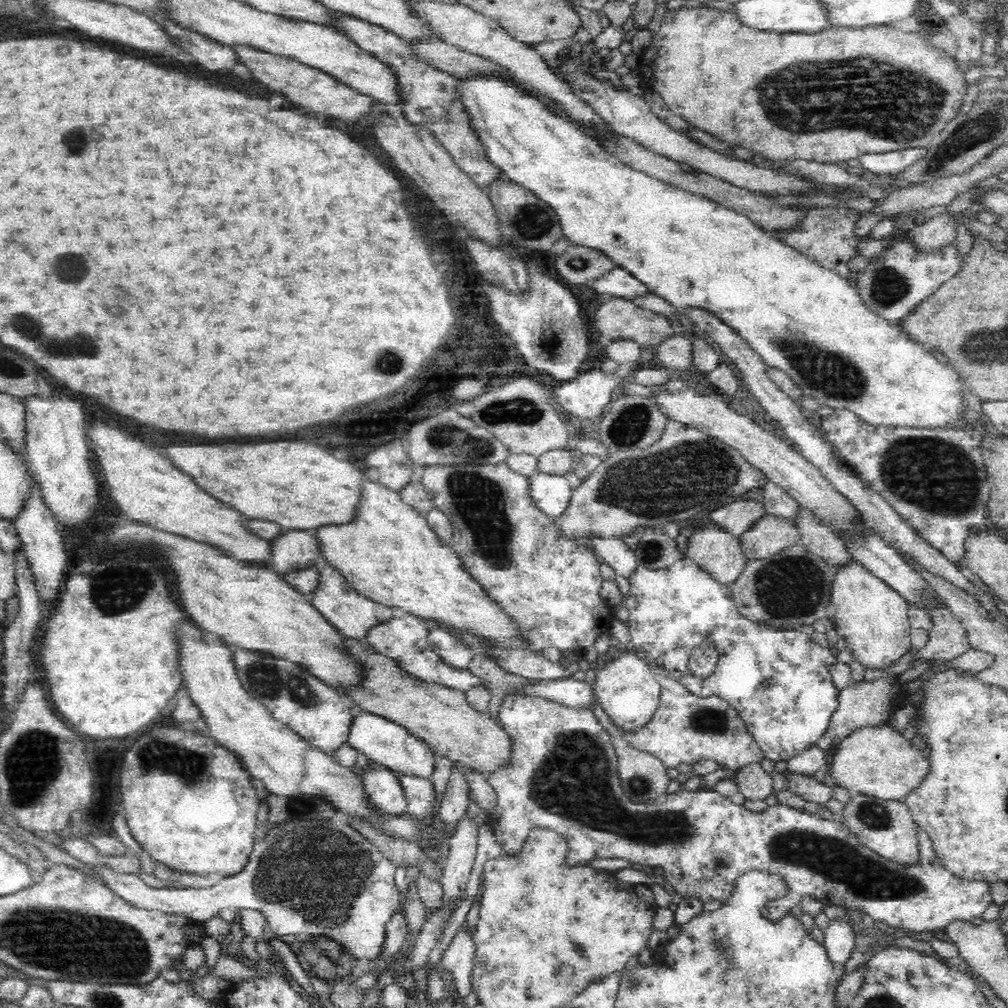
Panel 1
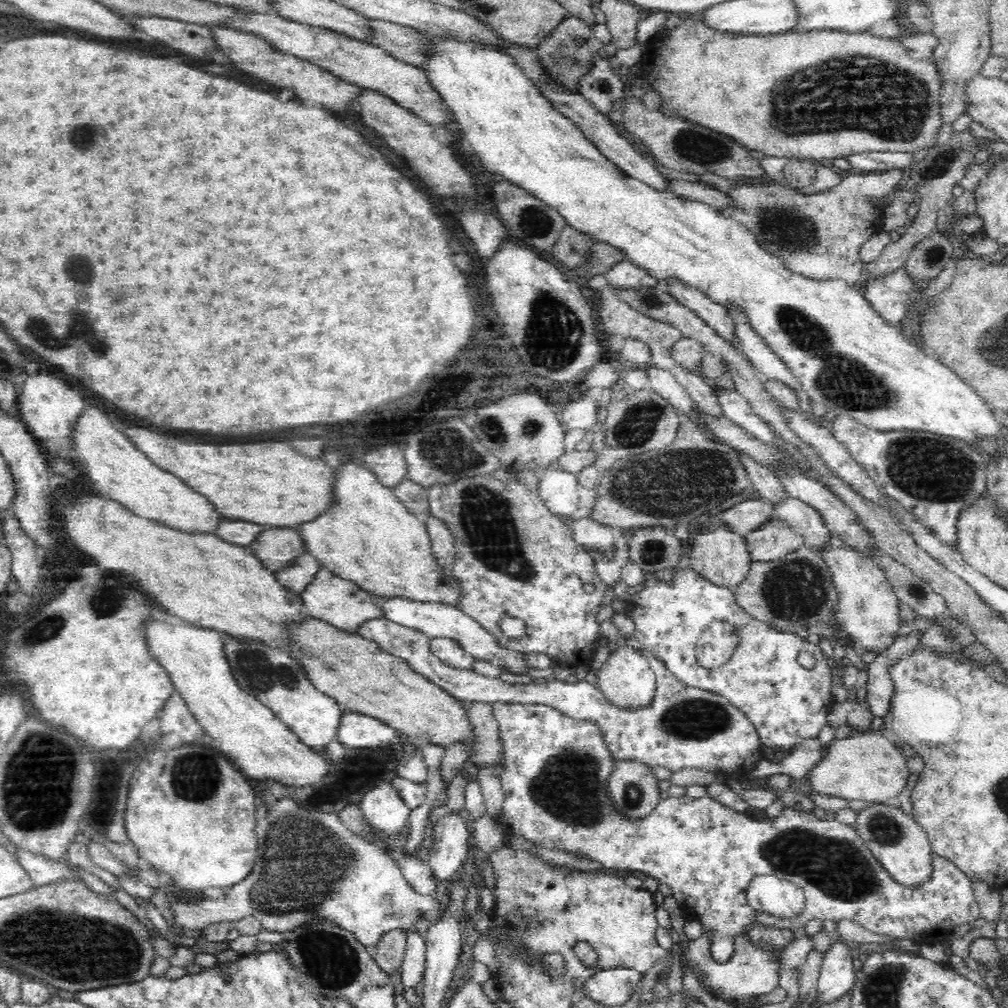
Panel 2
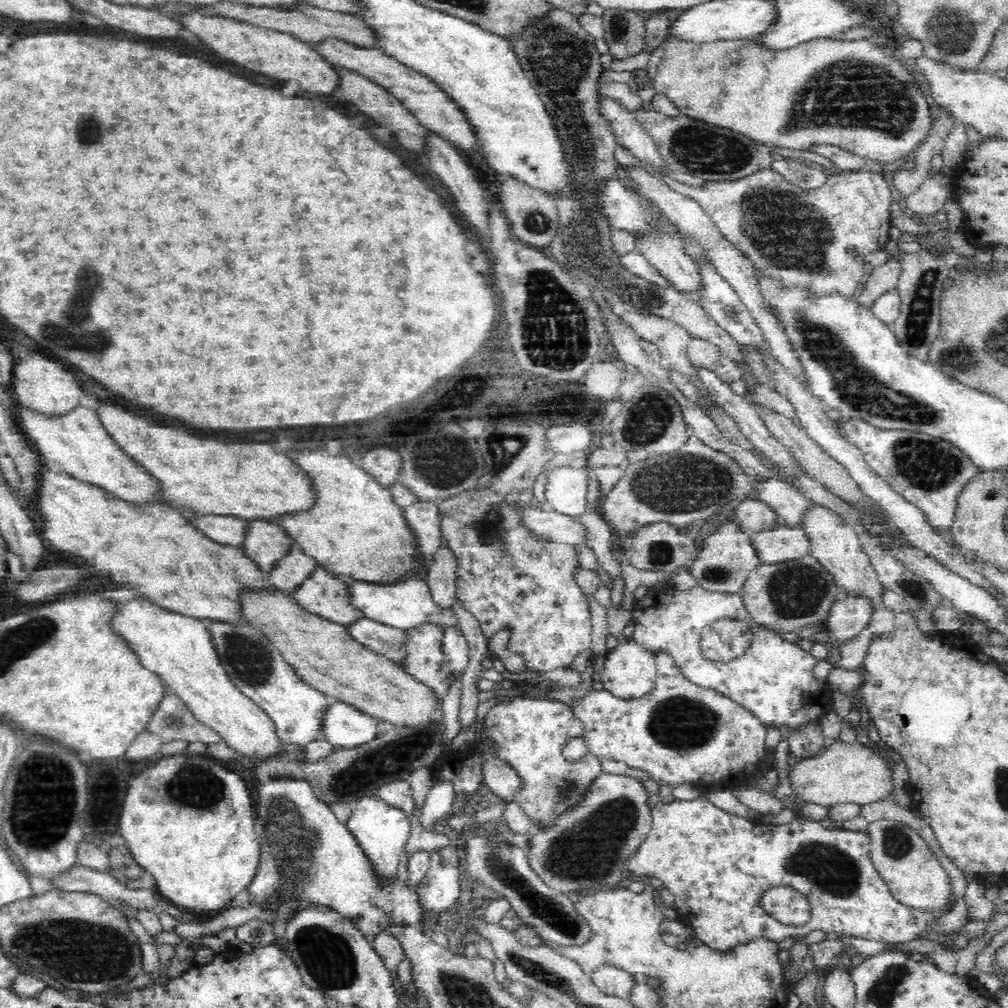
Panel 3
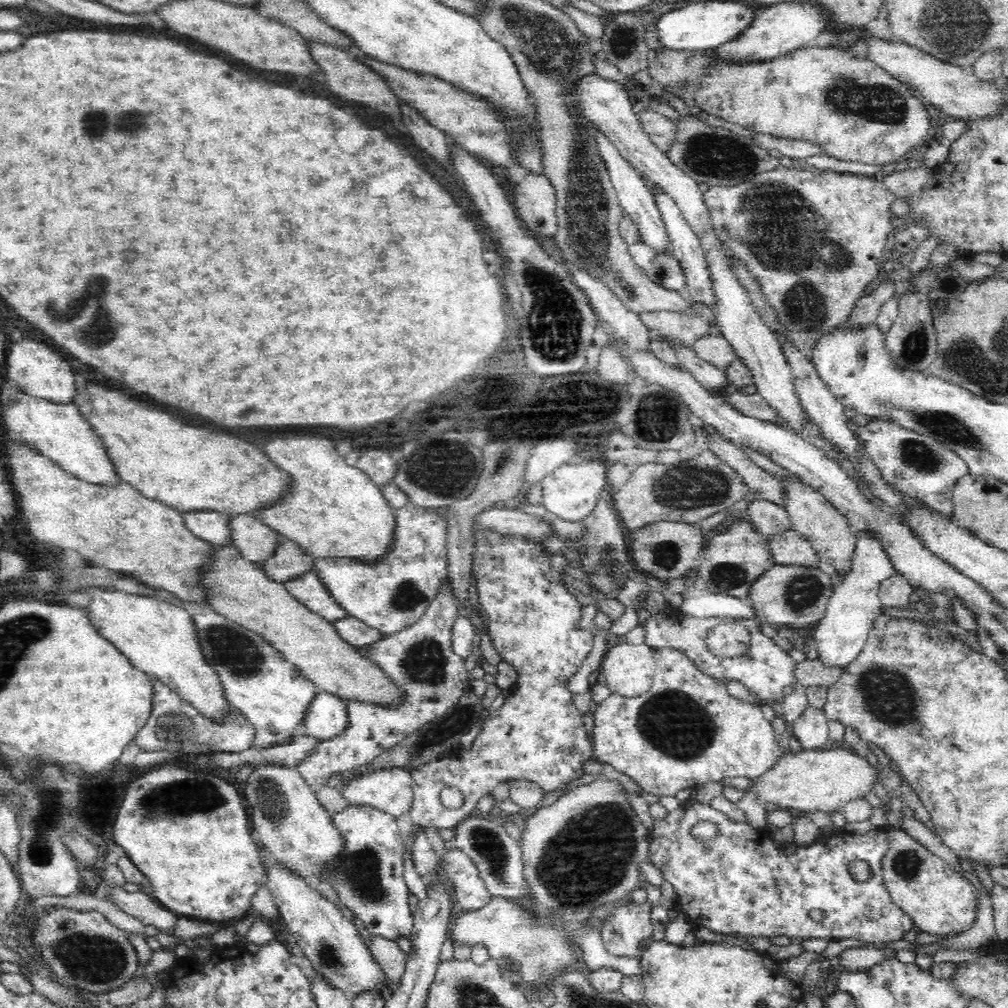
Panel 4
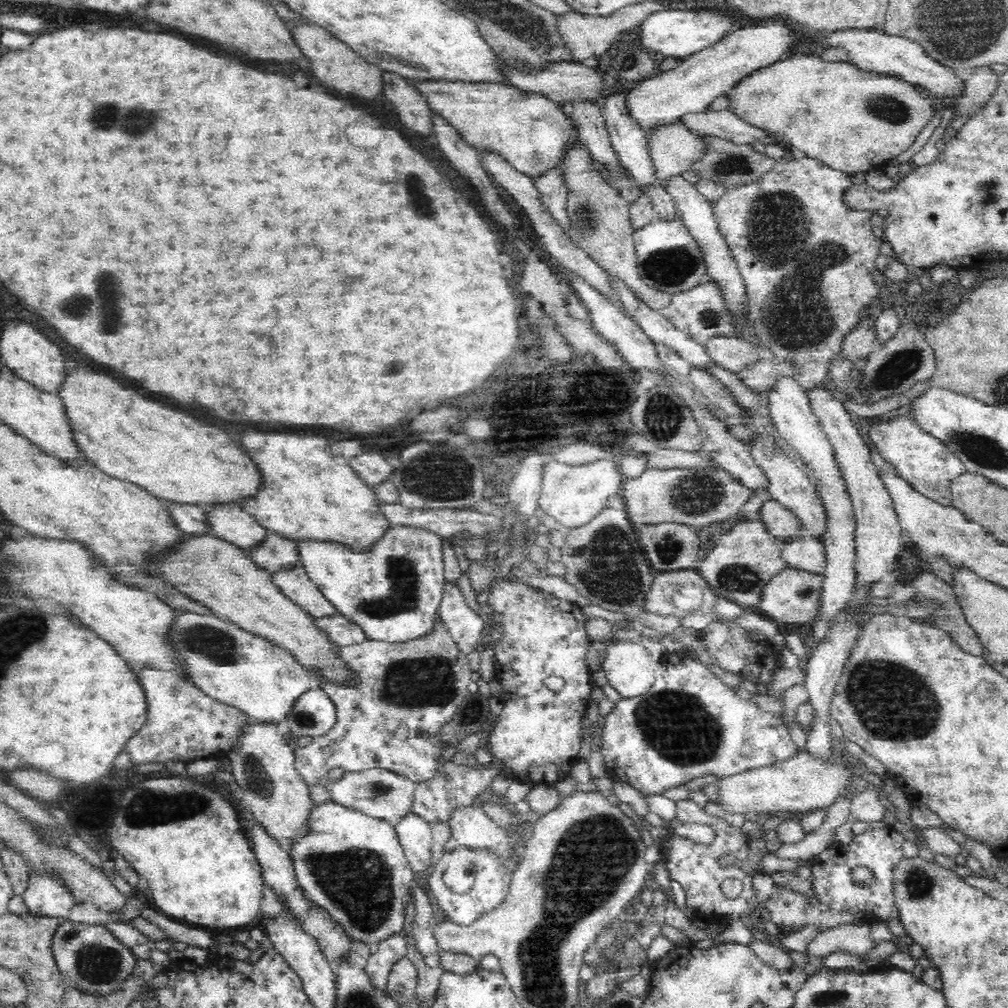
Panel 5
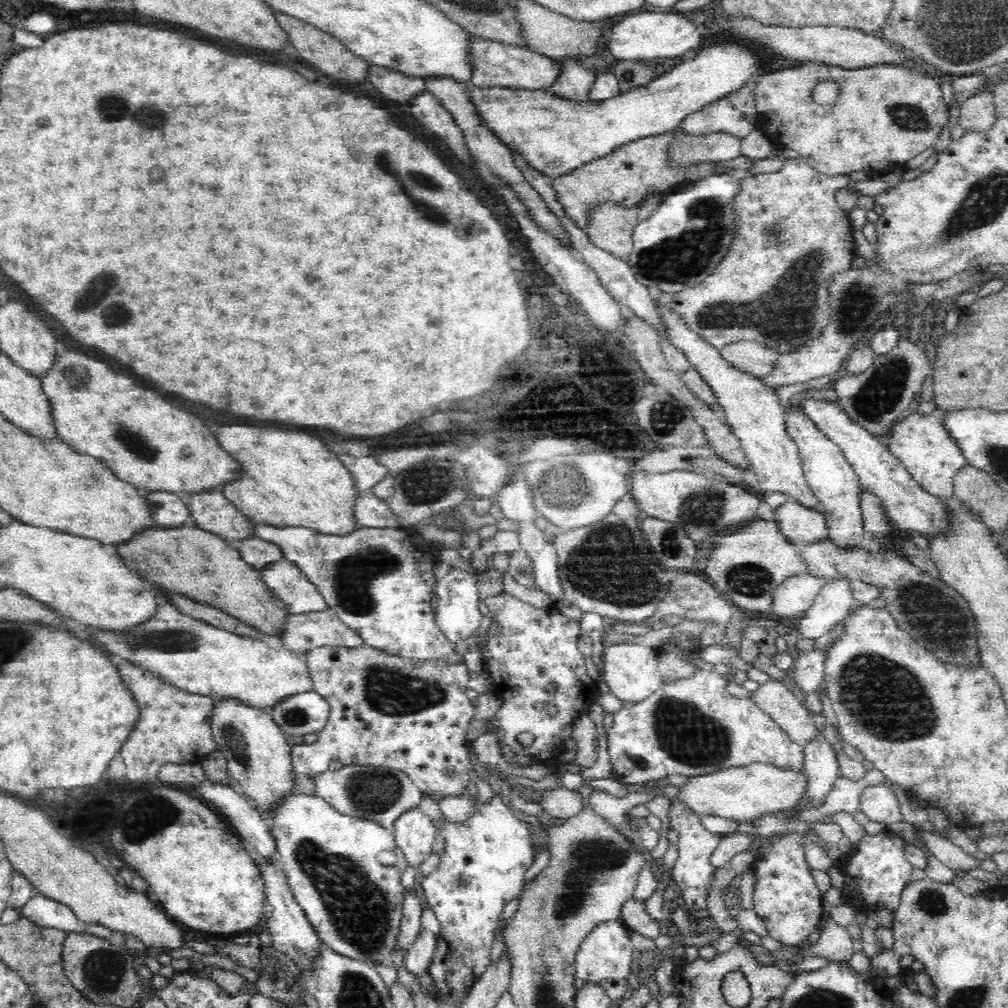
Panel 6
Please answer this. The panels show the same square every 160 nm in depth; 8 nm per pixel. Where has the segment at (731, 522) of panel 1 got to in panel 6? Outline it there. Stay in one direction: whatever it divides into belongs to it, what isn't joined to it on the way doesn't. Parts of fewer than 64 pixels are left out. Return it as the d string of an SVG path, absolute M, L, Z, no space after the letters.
M786 500L774 512L774 520L783 534L798 550L814 541L827 539L827 528L821 512Z

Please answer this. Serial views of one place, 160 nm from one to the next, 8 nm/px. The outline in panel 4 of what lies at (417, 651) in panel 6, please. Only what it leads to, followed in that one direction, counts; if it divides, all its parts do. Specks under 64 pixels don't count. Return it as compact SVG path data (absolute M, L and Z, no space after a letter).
M408 503L395 510L396 532L393 551L382 556L376 566L366 566L355 559L327 559L314 557L315 568L320 573L333 598L344 608L350 617L356 618L371 628L380 630L385 636L412 626L439 594L442 577L447 576L447 522L437 509Z

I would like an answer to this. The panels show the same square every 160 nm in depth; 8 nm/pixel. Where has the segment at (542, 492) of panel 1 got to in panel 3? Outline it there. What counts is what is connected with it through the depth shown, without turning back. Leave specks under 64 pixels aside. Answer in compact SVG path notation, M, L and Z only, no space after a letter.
M560 466L547 475L545 499L553 510L575 518L582 516L589 504L584 468L576 470L570 466Z

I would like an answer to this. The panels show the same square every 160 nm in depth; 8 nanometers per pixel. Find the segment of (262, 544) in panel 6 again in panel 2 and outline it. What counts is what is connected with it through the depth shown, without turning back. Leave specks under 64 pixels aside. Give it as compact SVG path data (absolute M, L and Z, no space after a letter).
M307 552L304 556L295 559L294 564L284 570L275 573L278 582L290 588L293 592L304 593L310 582L316 578L321 564L312 553Z

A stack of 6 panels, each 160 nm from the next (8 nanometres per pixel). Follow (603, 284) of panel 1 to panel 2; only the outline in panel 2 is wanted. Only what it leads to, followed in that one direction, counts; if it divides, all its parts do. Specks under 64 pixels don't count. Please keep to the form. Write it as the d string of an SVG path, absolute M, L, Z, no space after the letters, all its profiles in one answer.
M626 260L616 264L604 276L607 279L608 286L616 291L634 291L640 290L640 288L661 286L658 280L648 276L640 268L630 265L630 262Z

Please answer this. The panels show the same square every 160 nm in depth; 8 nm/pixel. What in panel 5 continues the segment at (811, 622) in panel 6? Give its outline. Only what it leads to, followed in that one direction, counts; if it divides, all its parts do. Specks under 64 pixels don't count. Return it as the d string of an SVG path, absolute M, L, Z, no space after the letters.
M780 375L773 380L768 388L767 406L770 419L775 422L776 433L786 439L792 446L793 452L801 458L801 462L810 465L810 480L817 485L818 495L822 497L829 516L828 532L824 536L824 546L827 552L827 563L824 571L824 584L822 586L823 615L825 619L832 620L846 602L850 600L855 577L855 512L851 498L847 493L845 482L836 466L832 445L826 438L818 419L814 417L804 388L792 375Z

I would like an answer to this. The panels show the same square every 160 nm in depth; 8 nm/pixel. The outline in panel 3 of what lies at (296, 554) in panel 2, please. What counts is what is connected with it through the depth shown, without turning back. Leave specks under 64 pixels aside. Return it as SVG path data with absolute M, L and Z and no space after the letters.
M262 520L248 521L248 532L242 544L249 556L267 575L274 570L278 560L290 552L295 540L278 524Z

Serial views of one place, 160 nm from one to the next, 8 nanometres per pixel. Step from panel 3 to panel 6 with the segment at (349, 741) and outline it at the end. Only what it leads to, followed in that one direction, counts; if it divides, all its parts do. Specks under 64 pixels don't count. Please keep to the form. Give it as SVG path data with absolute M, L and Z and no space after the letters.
M316 691L290 696L271 711L278 727L287 735L318 735L327 726L330 716L328 701Z

